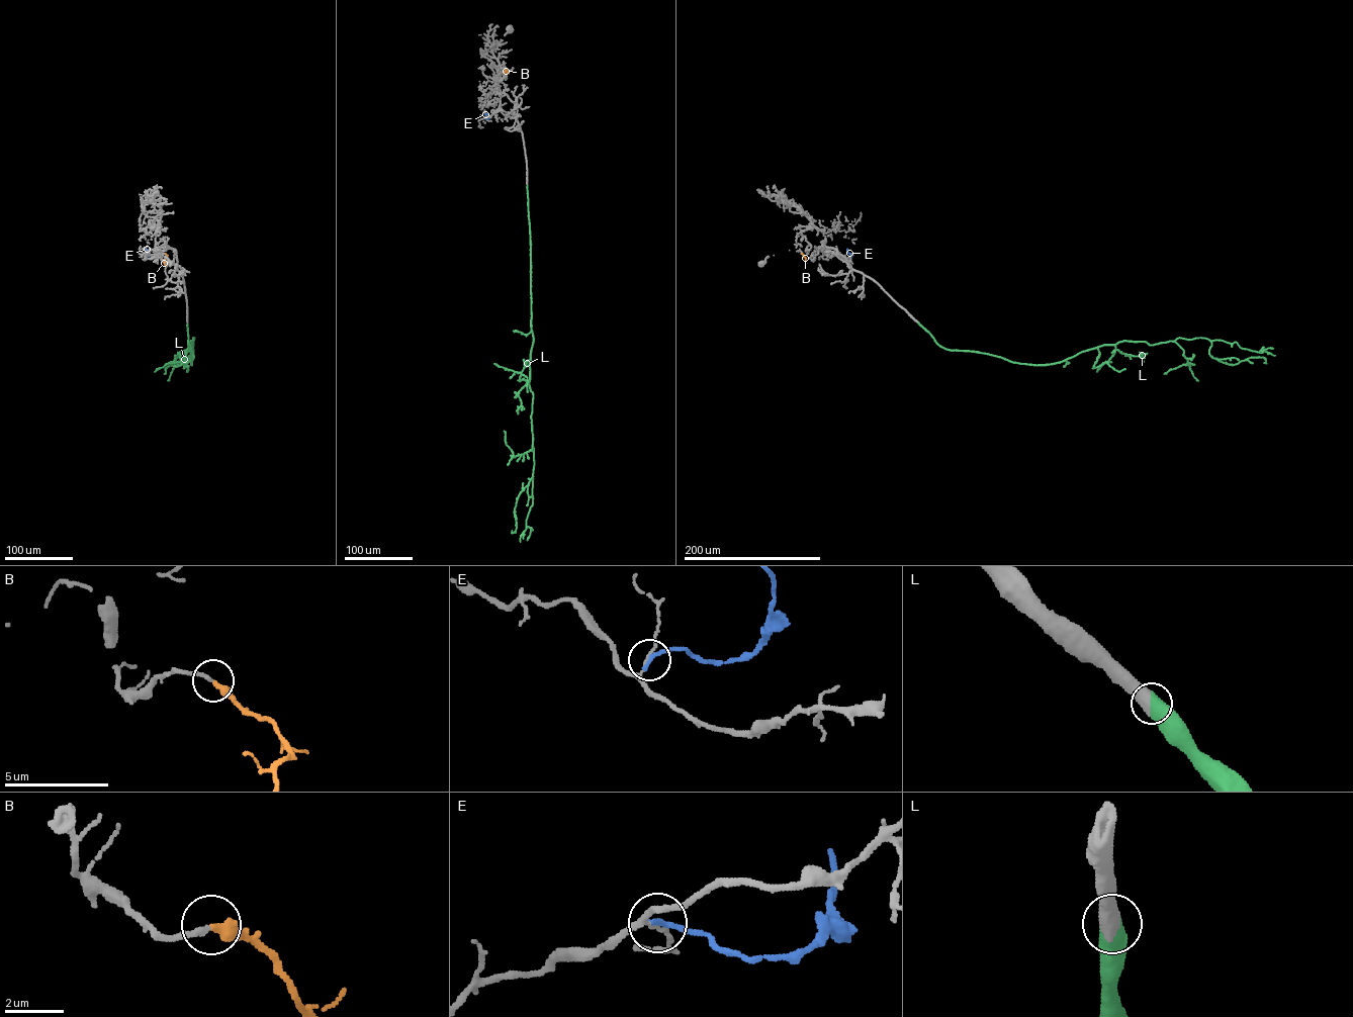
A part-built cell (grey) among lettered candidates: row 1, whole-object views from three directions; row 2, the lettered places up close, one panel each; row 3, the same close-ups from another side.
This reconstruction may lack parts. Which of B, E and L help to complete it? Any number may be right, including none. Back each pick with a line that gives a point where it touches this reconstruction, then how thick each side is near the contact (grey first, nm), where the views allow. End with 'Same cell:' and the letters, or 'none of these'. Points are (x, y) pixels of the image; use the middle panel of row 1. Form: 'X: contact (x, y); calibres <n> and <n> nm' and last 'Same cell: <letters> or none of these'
B: contact (504, 68); calibres 200 and 360 nm
L: contact (527, 185); calibres 600 and 650 nm
Same cell: B, L

